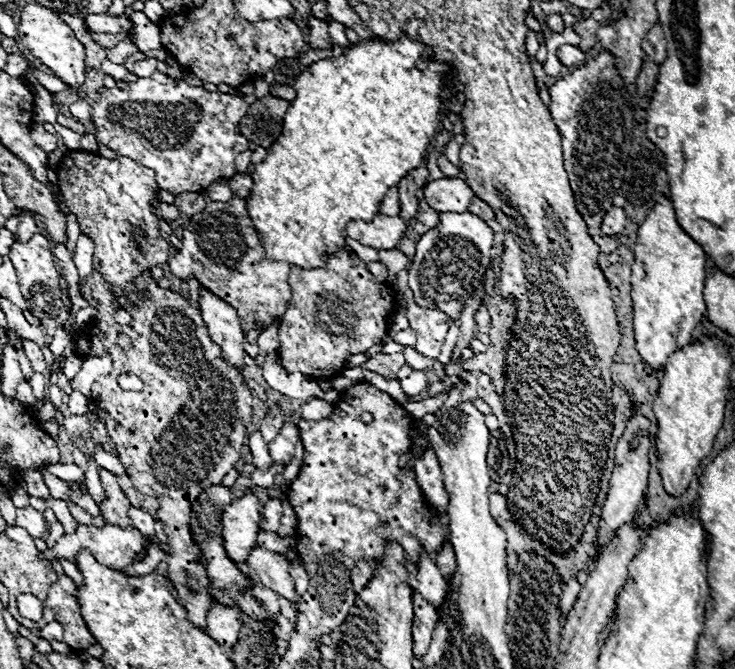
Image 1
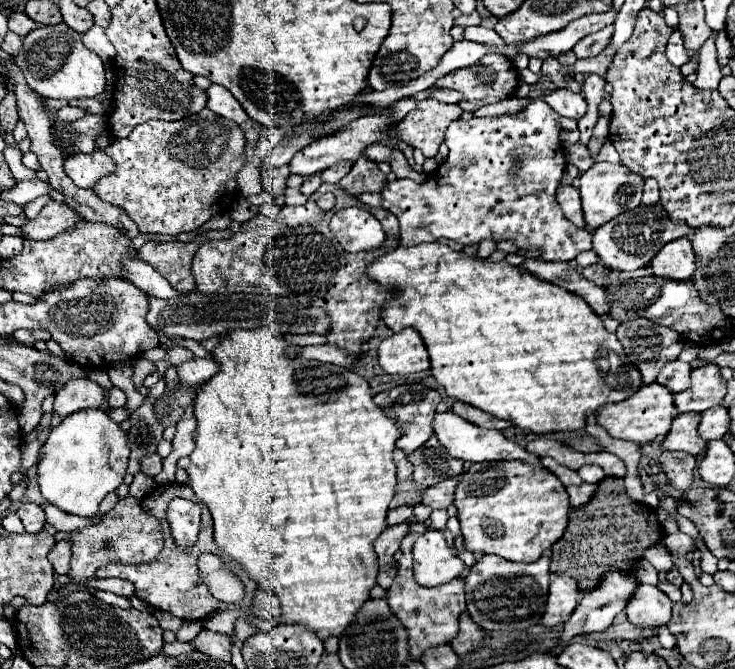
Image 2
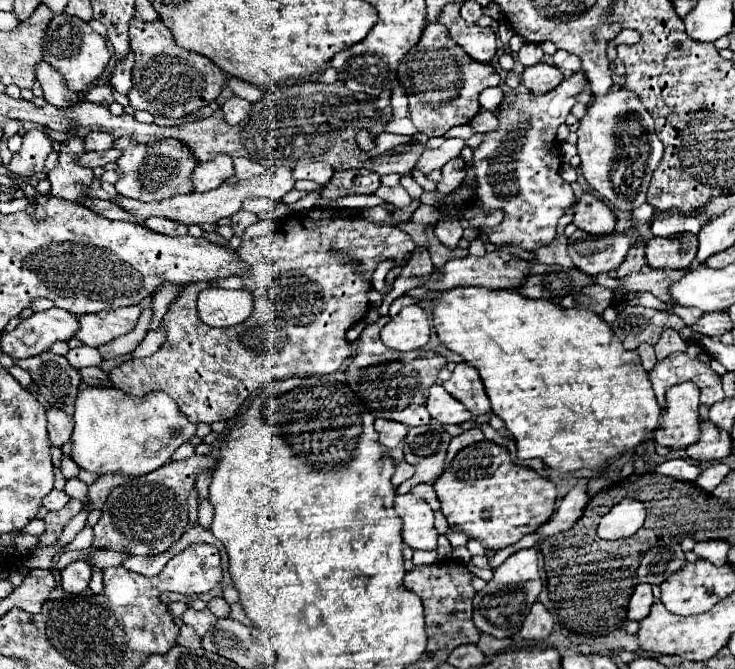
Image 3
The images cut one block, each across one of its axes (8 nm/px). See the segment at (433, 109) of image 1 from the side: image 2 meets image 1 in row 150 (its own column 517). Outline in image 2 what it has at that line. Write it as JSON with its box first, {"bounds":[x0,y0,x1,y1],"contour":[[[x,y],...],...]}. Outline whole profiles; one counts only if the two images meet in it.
{"bounds":[366,242,642,434],"contour":[[[434,242],[434,244],[418,244],[414,248],[398,246],[396,250],[386,252],[380,258],[376,258],[366,268],[366,276],[372,278],[374,282],[382,284],[382,286],[384,286],[384,272],[386,272],[386,286],[390,290],[394,290],[392,302],[386,302],[382,306],[382,320],[384,320],[384,324],[392,332],[400,332],[400,330],[410,326],[410,328],[414,328],[422,336],[422,340],[424,340],[424,344],[428,348],[428,354],[430,354],[430,364],[432,364],[432,370],[434,370],[432,376],[446,390],[446,394],[450,398],[456,398],[456,400],[466,402],[466,404],[472,404],[472,406],[476,406],[476,408],[480,408],[480,410],[484,410],[488,414],[498,416],[498,418],[508,418],[520,430],[532,430],[534,434],[584,430],[586,412],[596,412],[604,404],[626,400],[642,384],[640,372],[628,362],[628,358],[622,352],[622,344],[618,342],[616,334],[608,332],[602,326],[602,318],[598,314],[594,314],[594,310],[590,310],[590,306],[580,296],[576,296],[576,294],[572,294],[572,292],[568,292],[568,290],[564,290],[564,288],[560,288],[556,284],[550,284],[546,280],[540,280],[534,274],[526,272],[524,268],[516,268],[516,266],[504,262],[504,260],[496,262],[496,264],[494,262],[486,262],[482,258],[466,256],[464,252],[456,252],[450,246],[446,246],[446,244]]]}

